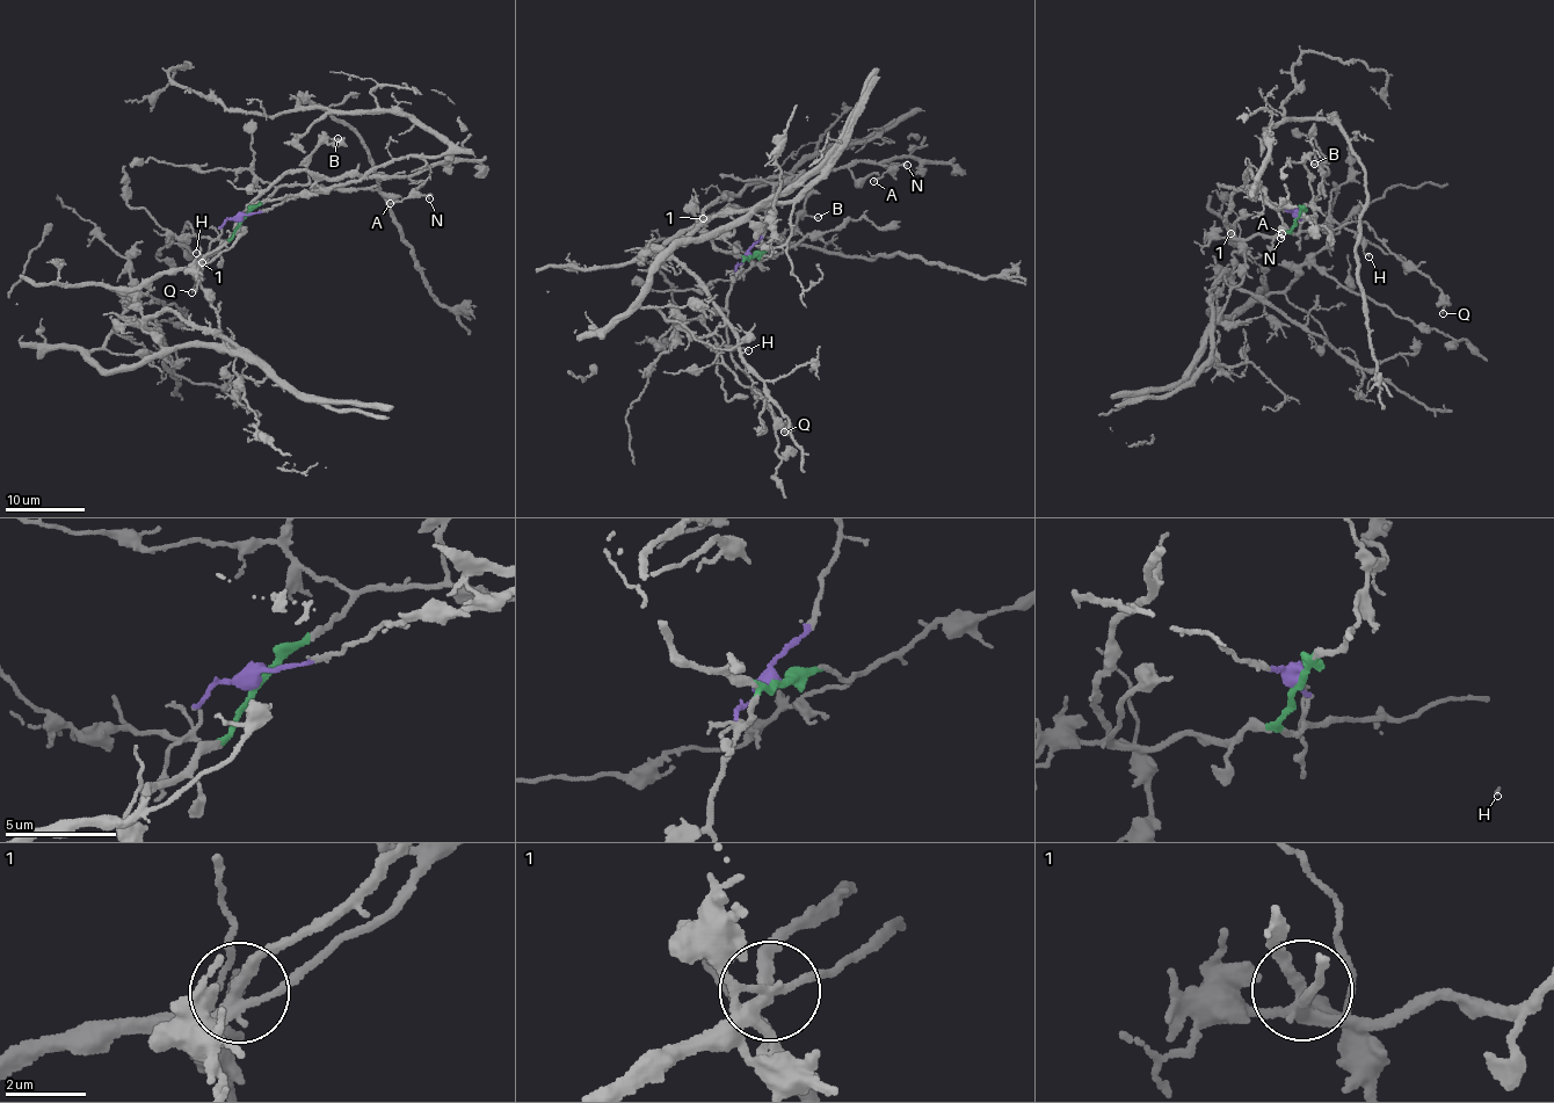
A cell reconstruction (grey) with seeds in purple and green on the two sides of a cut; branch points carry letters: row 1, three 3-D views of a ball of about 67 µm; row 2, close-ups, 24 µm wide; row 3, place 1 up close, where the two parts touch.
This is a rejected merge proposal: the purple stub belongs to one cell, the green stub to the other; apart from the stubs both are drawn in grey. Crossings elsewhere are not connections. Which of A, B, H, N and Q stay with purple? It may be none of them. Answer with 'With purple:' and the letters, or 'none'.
With purple: none

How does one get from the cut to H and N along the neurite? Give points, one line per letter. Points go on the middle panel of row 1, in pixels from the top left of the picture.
H: (749, 255), (741, 266), (727, 304), (713, 309), (704, 320), (704, 327), (720, 346), (747, 350)
N: (749, 255), (721, 249), (702, 224), (727, 191), (876, 160), (895, 171), (907, 165)

